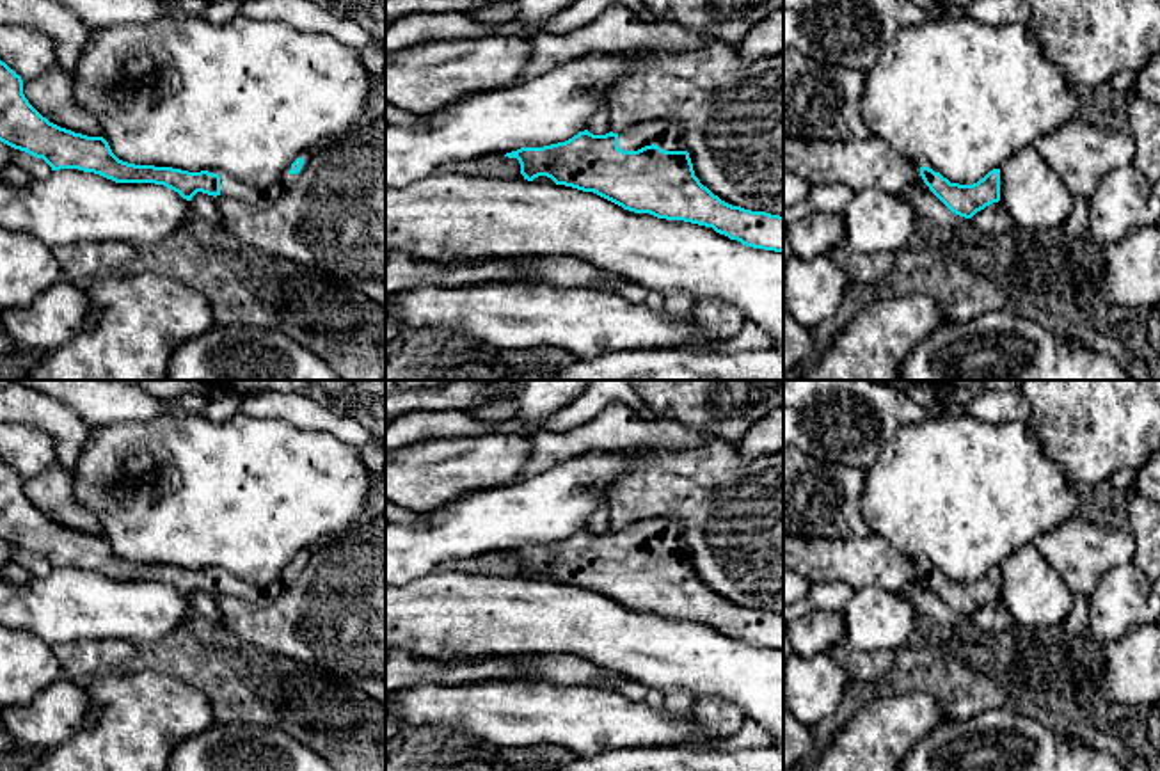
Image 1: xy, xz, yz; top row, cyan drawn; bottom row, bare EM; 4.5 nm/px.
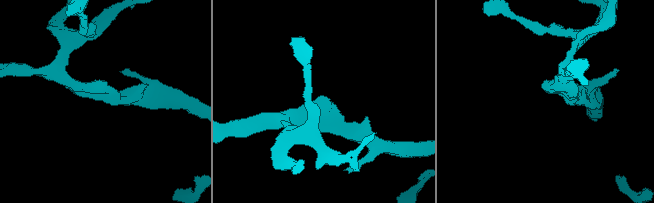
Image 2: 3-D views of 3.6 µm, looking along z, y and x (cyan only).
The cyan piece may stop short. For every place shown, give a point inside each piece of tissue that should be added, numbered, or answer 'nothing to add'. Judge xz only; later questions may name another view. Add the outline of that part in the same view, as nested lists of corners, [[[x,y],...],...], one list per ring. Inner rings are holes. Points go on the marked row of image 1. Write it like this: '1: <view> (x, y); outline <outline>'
1: xz (667, 134); outline [[[657,119],[652,123],[641,123],[618,133],[618,147],[624,151],[638,151],[652,144],[664,151],[686,151],[687,142],[682,137],[680,121]]]

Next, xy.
1: xy (230, 187); outline [[[304,151],[297,158],[304,160],[304,165],[300,169],[302,172],[309,163],[311,151]],[[291,163],[279,174],[275,181],[263,188],[243,185],[242,181],[218,169],[210,169],[208,172],[220,176],[220,195],[247,203],[256,208],[265,208],[274,201],[281,199],[298,181],[300,172],[291,174],[290,169]]]

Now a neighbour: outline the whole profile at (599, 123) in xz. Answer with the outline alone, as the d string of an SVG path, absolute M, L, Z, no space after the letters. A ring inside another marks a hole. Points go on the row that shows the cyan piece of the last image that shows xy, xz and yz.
M602 103L588 121L586 130L593 135L606 135L611 131L609 126L609 108Z

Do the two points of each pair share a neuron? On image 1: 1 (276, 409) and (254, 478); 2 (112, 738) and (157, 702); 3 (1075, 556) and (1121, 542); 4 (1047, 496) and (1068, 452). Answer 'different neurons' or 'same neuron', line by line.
1: different neurons
2: same neuron
3: same neuron
4: different neurons

